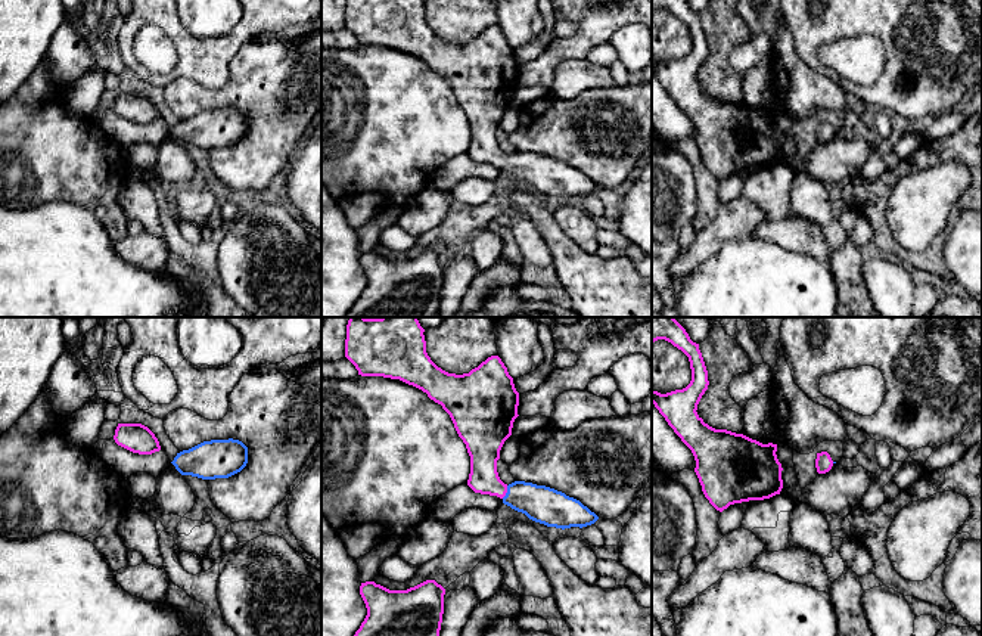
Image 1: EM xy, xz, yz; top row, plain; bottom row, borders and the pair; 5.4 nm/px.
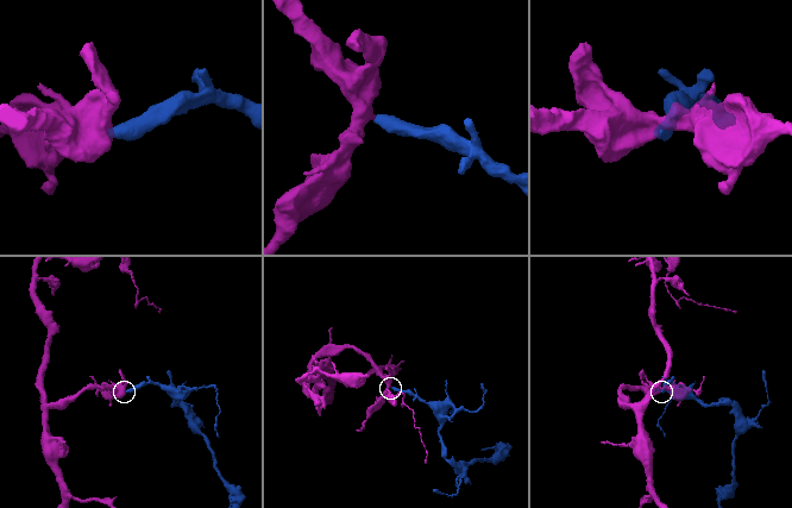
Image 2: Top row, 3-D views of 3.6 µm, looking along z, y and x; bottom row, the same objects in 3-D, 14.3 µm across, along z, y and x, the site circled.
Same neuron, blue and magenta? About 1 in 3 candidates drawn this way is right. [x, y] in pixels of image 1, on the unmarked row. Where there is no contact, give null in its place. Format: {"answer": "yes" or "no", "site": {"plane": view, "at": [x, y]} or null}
{"answer": "yes", "site": {"plane": "xz", "at": [507, 161]}}

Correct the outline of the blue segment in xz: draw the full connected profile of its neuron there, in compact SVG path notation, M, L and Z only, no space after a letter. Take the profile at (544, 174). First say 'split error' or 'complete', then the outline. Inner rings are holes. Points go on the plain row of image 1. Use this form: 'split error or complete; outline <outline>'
split error; outline M347 0L345 27L361 46L400 49L428 63L450 84L459 106L470 125L467 155L481 164L497 165L504 174L529 189L556 198L587 196L599 186L579 170L546 155L525 151L504 153L497 142L497 130L504 111L512 105L518 84L519 62L513 47L498 25L491 25L469 43L456 44L438 37L426 22L425 0Z

